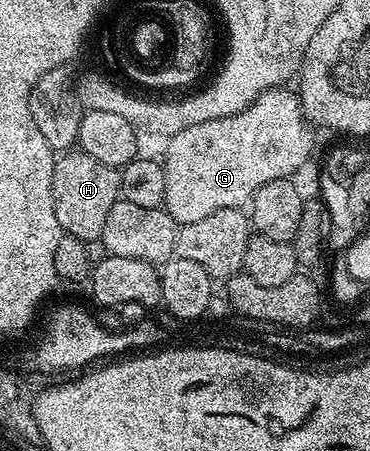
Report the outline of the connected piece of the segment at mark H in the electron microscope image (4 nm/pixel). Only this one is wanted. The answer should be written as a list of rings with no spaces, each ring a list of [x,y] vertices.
[[[73,149],[54,162],[51,189],[55,217],[62,232],[74,235],[76,239],[99,239],[103,224],[107,221],[107,213],[111,213],[111,205],[121,198],[121,173],[118,168],[103,165],[103,161],[95,161],[95,157],[86,155],[80,149]]]

